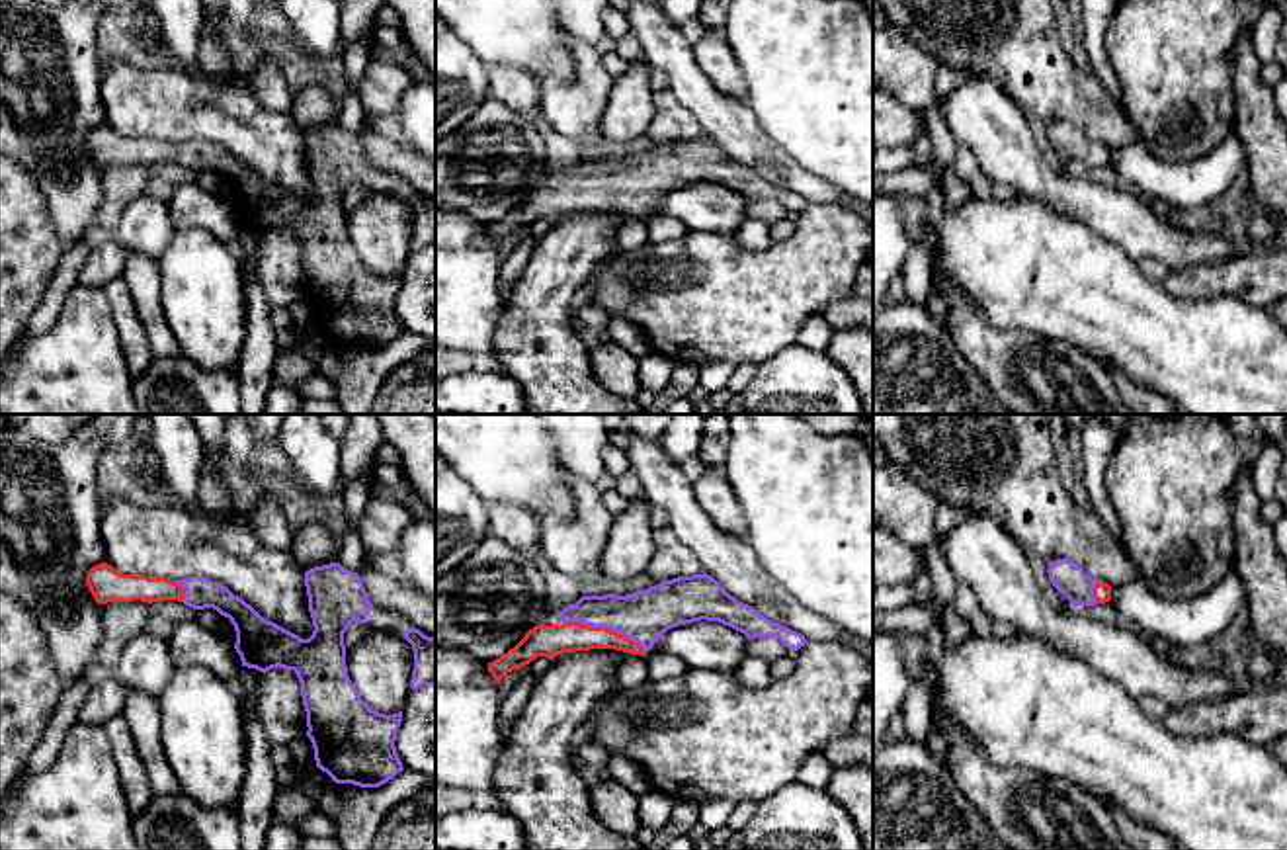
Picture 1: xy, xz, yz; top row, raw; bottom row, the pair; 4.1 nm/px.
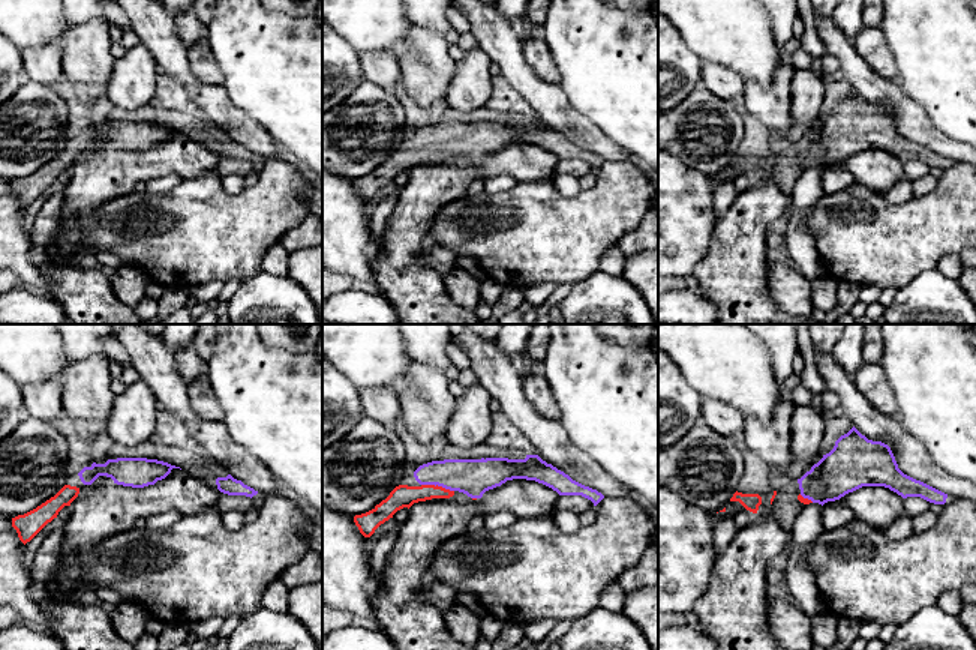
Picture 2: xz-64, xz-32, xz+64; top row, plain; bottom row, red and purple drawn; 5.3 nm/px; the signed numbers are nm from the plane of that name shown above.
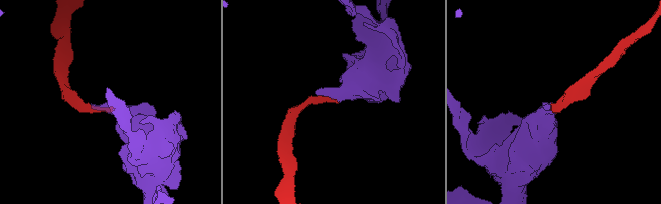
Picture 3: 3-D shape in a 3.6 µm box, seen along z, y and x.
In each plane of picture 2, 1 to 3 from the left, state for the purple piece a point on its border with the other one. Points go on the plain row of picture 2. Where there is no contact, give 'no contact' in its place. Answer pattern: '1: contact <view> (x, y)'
1: no contact
2: contact xz-32 (437, 149)
3: contact xz+64 (807, 162)

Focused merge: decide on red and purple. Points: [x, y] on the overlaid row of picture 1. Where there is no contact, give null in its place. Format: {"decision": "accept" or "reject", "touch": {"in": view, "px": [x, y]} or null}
{"decision": "accept", "touch": {"in": "xz", "px": [606, 628]}}

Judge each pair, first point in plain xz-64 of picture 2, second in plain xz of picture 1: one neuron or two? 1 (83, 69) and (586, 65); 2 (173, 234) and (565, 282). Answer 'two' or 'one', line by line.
1: one
2: two

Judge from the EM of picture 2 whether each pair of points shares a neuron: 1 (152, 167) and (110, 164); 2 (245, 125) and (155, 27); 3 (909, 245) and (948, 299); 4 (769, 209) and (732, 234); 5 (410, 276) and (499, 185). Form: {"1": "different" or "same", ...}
{"1": "same", "2": "same", "3": "different", "4": "same", "5": "different"}

